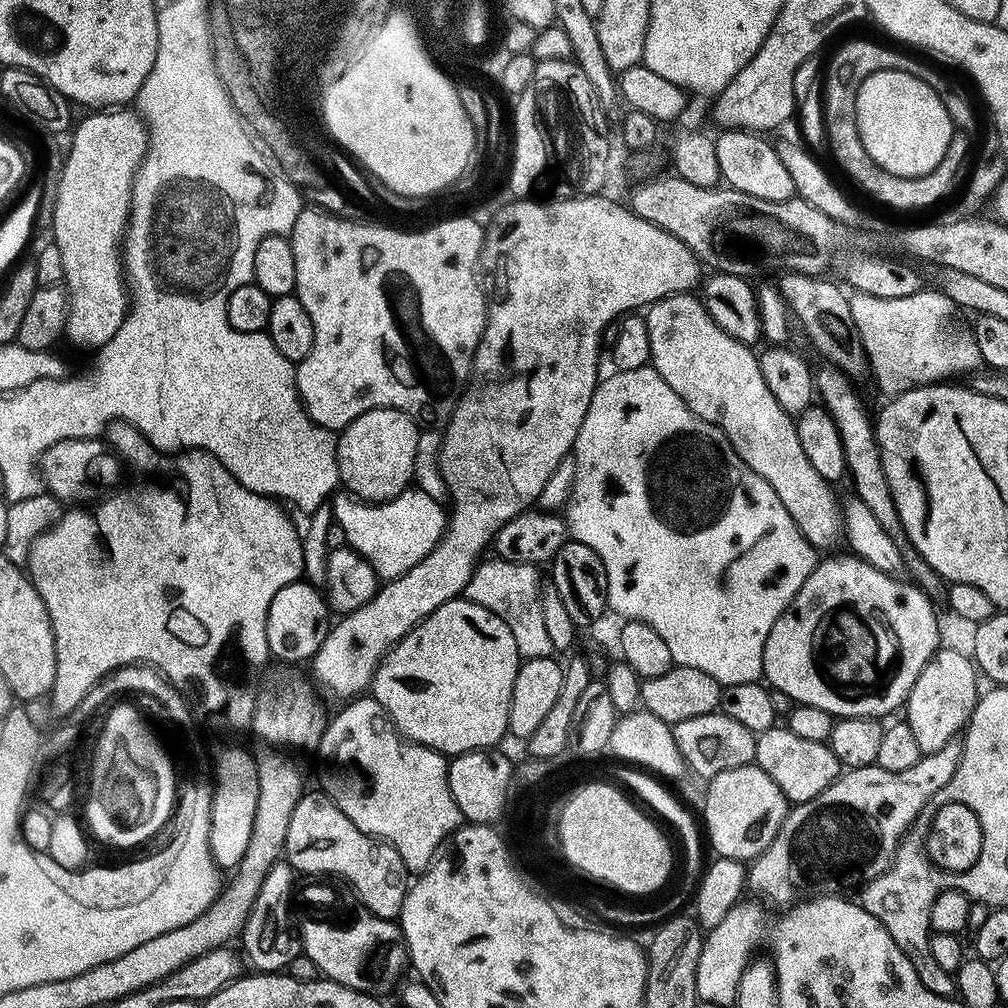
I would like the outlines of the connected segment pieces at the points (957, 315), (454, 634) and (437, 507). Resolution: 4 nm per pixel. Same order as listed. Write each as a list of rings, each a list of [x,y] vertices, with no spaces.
[[[854,282],[848,286],[843,291],[847,309],[850,310],[849,320],[857,331],[860,345],[868,355],[885,401],[901,400],[903,396],[927,388],[942,388],[949,382],[969,382],[972,378],[996,379],[1005,376],[1005,369],[997,361],[986,358],[974,346],[974,338],[970,338],[968,329],[966,308],[959,295],[951,296],[948,292],[925,290],[916,294],[890,297],[865,291]]]
[[[461,598],[458,600],[451,600],[450,602],[442,602],[434,610],[430,610],[421,616],[420,619],[409,624],[403,632],[395,637],[372,660],[370,669],[367,671],[368,689],[367,695],[375,700],[380,711],[388,717],[393,725],[405,724],[410,731],[416,735],[415,743],[419,747],[435,752],[436,755],[445,758],[467,758],[477,754],[487,754],[493,750],[501,747],[500,743],[507,738],[508,732],[512,728],[512,695],[514,694],[514,682],[516,675],[520,669],[522,657],[519,650],[516,649],[514,642],[514,634],[510,634],[510,626],[506,626],[506,622],[498,614],[494,614],[494,610],[486,610],[486,606],[478,606],[473,600]]]
[[[417,488],[403,489],[386,504],[367,506],[350,495],[337,493],[331,501],[333,521],[342,526],[346,543],[371,564],[377,577],[390,581],[410,570],[434,546],[444,528],[443,505]]]

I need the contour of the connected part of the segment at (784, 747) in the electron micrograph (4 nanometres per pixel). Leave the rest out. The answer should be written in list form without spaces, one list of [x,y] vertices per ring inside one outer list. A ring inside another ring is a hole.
[[[784,722],[759,729],[756,756],[800,802],[826,794],[834,786],[838,786],[838,782],[842,782],[850,771],[850,765],[840,757],[835,743],[818,738],[806,738],[806,734],[797,732],[795,727]]]

